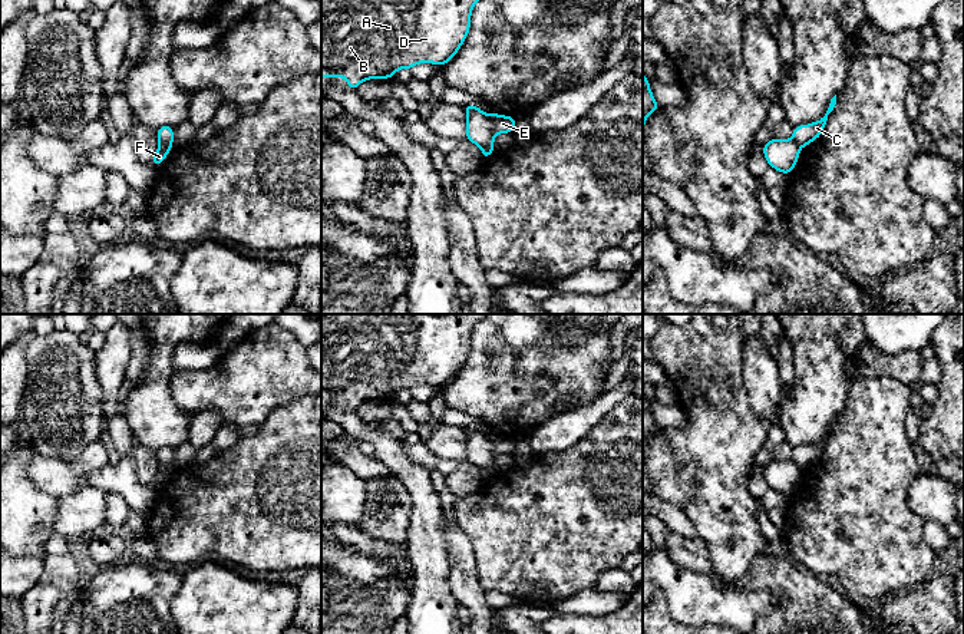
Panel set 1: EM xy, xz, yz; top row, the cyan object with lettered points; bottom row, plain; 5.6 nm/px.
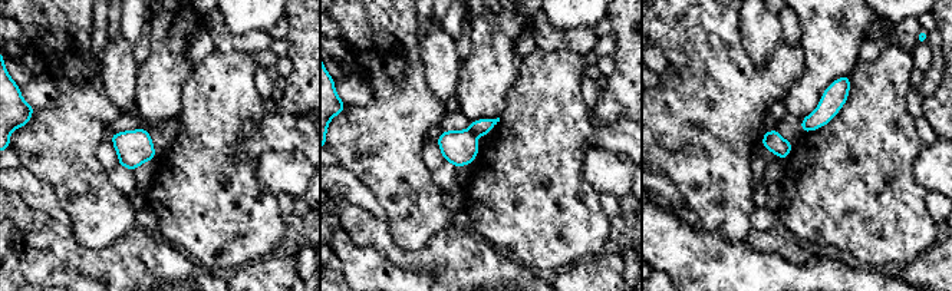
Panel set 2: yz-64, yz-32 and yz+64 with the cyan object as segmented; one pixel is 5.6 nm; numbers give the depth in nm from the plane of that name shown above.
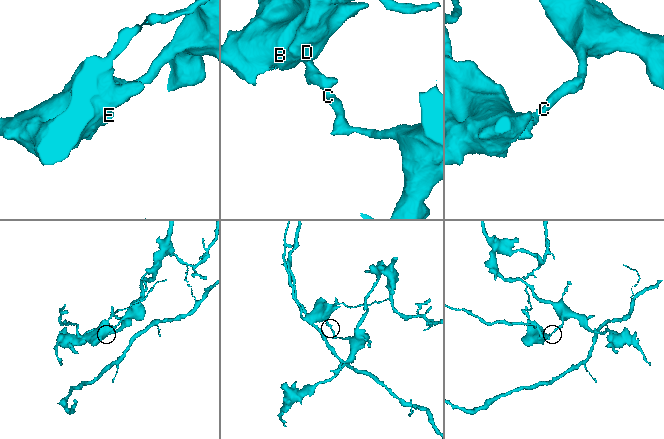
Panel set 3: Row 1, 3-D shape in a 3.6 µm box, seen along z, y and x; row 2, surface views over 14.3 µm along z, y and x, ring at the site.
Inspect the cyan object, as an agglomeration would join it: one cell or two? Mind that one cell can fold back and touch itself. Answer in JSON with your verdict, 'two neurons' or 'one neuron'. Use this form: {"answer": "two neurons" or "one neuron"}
{"answer": "two neurons"}

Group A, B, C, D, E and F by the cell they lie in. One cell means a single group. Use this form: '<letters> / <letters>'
A B D E F / C

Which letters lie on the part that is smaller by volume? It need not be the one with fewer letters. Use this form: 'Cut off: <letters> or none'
Cut off: A, B, D, E, F

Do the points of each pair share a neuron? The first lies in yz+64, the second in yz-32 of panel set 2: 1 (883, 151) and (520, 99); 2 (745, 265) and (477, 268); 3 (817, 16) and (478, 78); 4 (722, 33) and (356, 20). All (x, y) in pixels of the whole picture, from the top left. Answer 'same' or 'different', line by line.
1: same
2: different
3: same
4: same

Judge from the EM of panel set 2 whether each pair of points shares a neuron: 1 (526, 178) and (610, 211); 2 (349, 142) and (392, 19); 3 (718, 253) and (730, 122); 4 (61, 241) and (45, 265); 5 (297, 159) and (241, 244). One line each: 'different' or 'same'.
1: different
2: same
3: different
4: different
5: different

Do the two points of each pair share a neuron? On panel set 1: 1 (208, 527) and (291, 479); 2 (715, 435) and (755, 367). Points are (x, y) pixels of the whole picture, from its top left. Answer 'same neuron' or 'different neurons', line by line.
1: same neuron
2: different neurons

